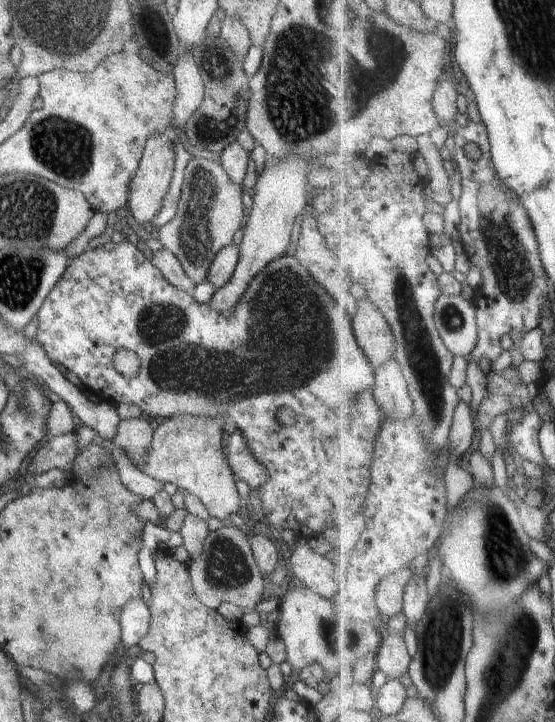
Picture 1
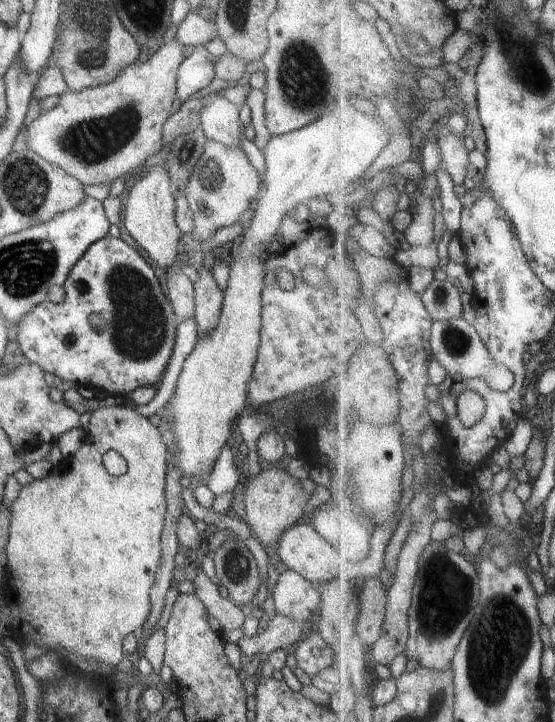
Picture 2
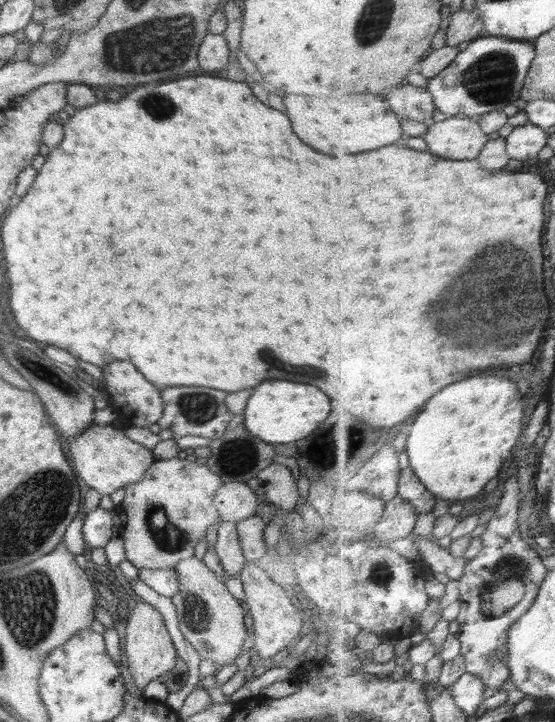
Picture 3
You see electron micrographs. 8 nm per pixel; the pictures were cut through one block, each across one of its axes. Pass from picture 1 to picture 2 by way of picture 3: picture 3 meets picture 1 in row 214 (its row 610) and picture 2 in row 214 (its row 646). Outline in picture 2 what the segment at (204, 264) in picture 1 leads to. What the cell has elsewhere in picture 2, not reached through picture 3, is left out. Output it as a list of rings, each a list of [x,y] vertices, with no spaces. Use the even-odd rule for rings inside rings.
[[[208,139],[196,166],[191,170],[184,192],[194,221],[194,228],[188,238],[184,237],[188,248],[201,248],[201,242],[210,238],[219,228],[239,222],[240,216],[250,208],[250,202],[262,189],[261,179],[241,146],[226,146]]]

